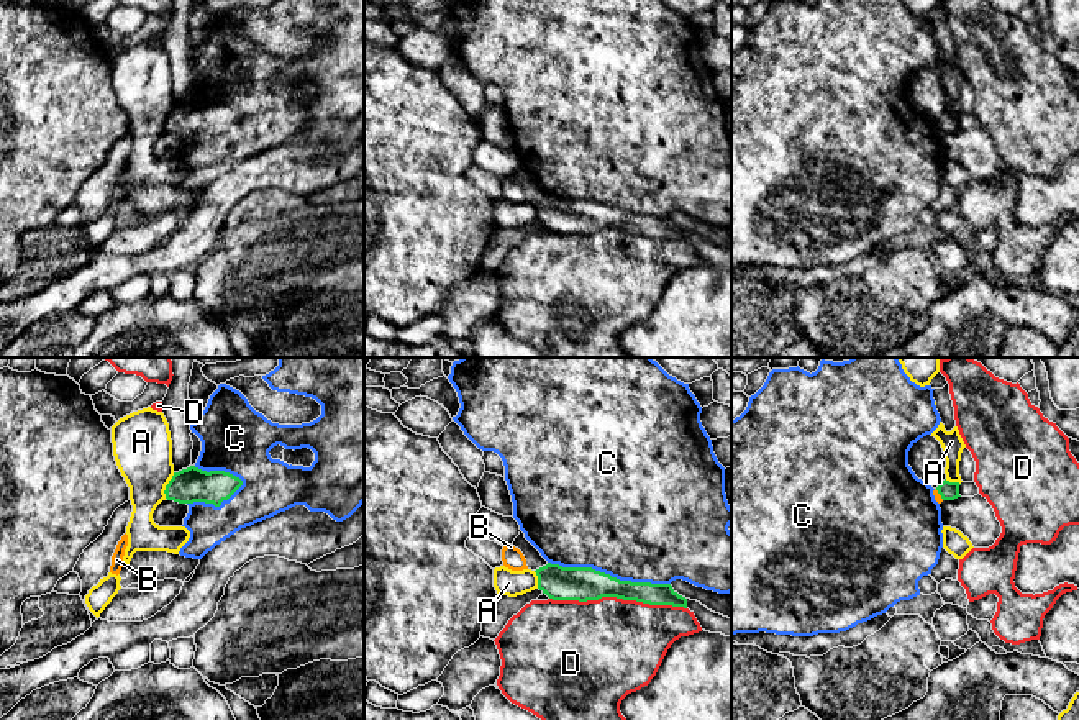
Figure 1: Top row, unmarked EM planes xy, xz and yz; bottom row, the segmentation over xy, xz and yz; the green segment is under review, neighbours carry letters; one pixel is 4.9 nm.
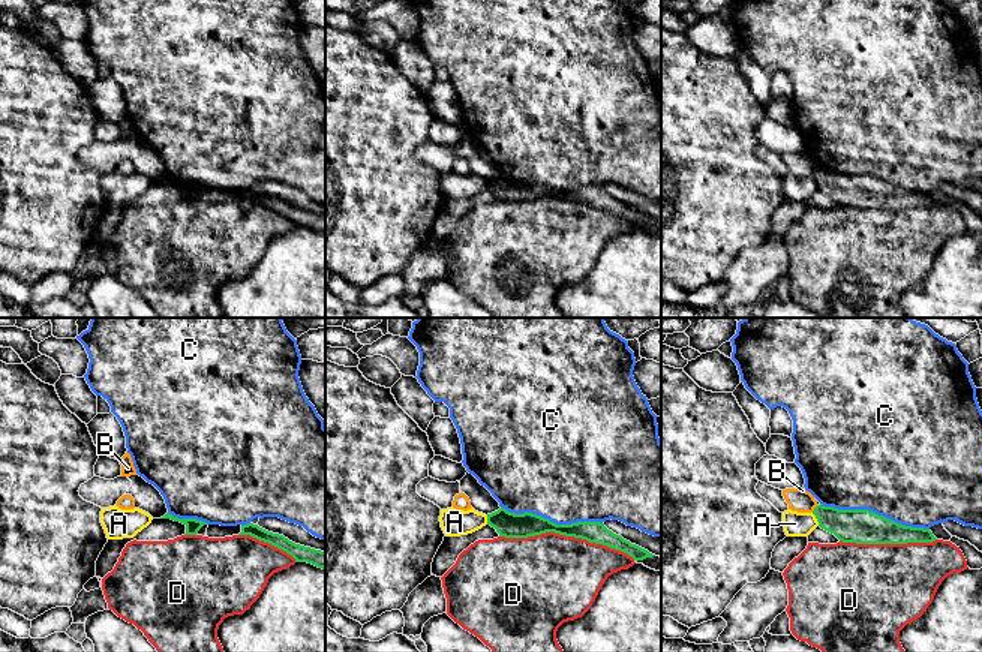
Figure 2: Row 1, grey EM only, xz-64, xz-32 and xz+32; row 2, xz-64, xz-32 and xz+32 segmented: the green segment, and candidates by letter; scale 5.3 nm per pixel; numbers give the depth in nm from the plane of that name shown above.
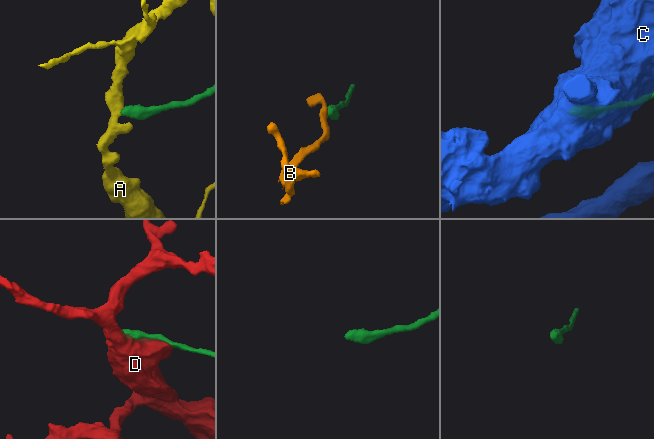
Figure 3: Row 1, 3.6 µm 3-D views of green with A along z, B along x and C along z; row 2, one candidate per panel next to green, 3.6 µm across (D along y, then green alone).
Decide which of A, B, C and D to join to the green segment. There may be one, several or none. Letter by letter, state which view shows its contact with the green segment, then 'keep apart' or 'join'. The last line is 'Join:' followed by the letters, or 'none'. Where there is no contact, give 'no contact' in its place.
A: xy | keep apart
B: yz | keep apart
C: xz | keep apart
D: xz | keep apart
Join: none

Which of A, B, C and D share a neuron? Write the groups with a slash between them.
A / B / C / D

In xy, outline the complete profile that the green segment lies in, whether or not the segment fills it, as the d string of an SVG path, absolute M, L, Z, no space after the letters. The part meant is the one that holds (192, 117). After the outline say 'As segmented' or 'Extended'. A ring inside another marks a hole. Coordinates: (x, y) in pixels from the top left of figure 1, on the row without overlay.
M195 98L174 105L166 118L166 131L179 136L205 134L220 139L239 120L243 113L225 103L202 103Z. As segmented

